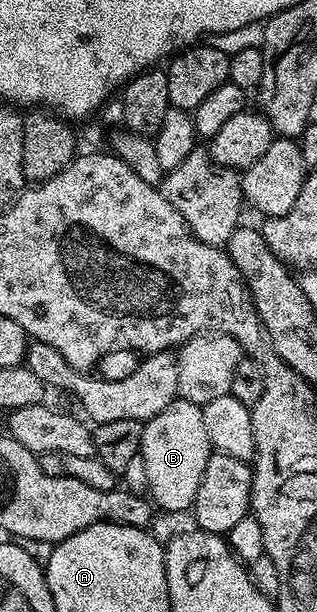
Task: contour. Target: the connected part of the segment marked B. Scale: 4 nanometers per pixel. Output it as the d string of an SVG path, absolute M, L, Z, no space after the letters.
M182 399L169 403L160 414L144 424L139 452L147 485L151 488L150 500L171 513L190 510L195 504L197 487L201 487L201 475L205 475L205 463L209 463L213 452L205 431L202 408Z

